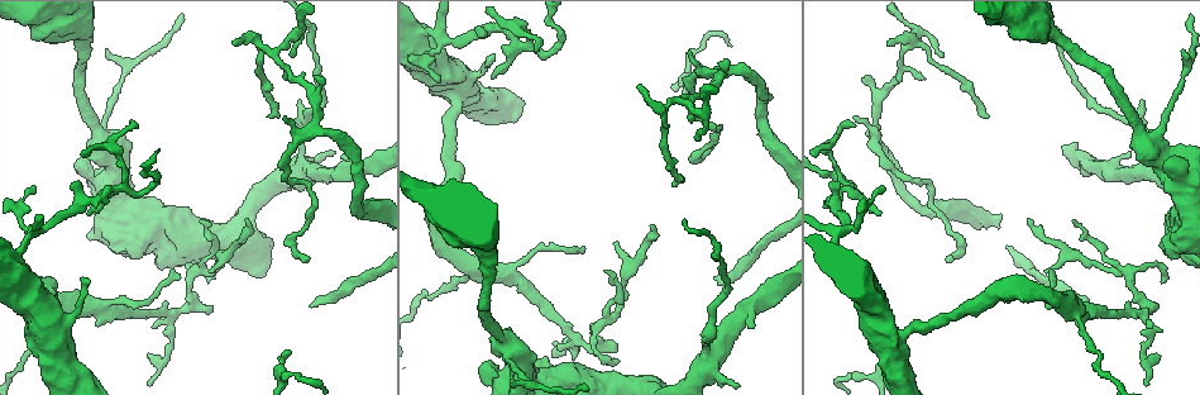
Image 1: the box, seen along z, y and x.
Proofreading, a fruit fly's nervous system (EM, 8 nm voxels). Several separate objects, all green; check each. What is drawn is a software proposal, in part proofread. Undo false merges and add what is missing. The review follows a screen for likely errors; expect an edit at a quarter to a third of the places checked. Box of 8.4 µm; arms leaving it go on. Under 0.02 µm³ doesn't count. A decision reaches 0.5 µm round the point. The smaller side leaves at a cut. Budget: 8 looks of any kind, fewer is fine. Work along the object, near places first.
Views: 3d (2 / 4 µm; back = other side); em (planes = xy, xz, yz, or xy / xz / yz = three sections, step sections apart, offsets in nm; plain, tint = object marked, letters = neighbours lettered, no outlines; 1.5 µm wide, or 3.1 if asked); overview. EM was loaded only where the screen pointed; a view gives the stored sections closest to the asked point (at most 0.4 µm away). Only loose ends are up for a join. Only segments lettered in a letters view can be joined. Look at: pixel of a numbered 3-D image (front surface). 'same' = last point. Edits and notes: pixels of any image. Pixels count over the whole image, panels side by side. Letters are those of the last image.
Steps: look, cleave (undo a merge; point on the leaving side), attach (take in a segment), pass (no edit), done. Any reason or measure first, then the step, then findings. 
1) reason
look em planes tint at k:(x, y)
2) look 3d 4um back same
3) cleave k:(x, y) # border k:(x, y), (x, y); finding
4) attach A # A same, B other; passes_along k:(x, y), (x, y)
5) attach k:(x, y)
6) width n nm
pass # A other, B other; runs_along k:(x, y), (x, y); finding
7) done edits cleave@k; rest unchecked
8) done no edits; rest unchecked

abrupt turn
look 3d 4um back at 1:(902, 339)

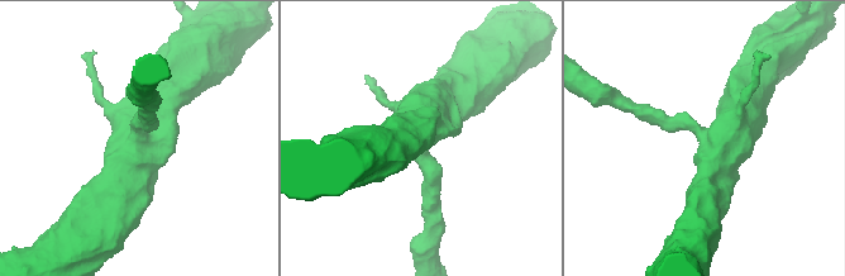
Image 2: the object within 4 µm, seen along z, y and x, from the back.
look em planes plain at 2:(137, 138)

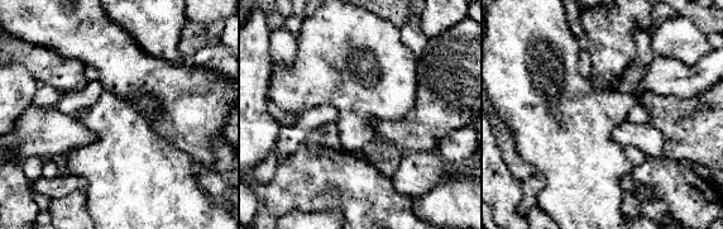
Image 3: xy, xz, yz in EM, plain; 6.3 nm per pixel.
look em planes letters same

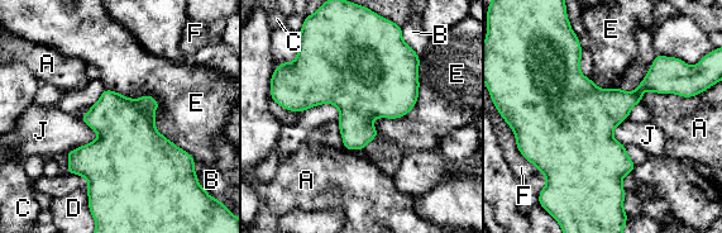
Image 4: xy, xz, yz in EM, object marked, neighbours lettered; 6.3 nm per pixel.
pass # A other, B other, C other, D other, E other, F other, J other; border 4:(105, 88), (151, 95), (192, 157); continuous, no second neuron

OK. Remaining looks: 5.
three-way junction
look em planes tint at 1:(530, 47)

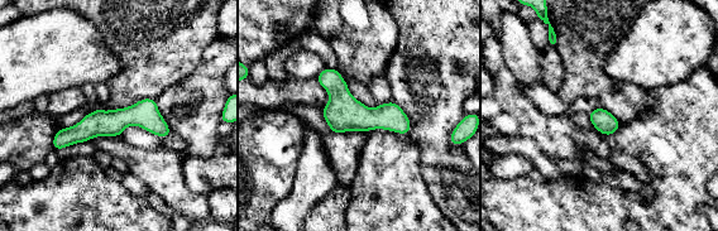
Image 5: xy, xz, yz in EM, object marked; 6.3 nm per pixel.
look em planes letters same

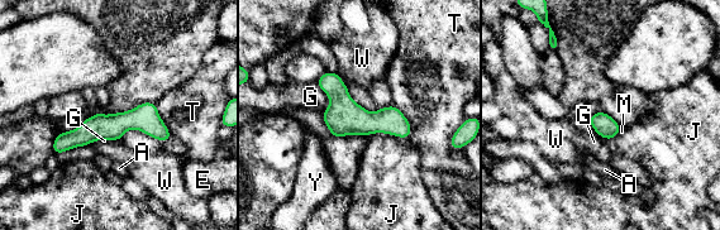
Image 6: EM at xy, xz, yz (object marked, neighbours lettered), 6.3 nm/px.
pass # A other, E other, G other, J other, M other, T other, W other, Y other; border 6:(370, 134), (389, 133), (408, 138); one neuron here

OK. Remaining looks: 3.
thin end
look em planes plain at 1:(269, 118)

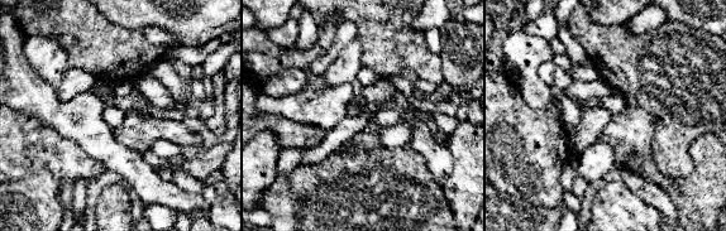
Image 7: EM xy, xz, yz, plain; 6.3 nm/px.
what lies round it
look em planes letters same

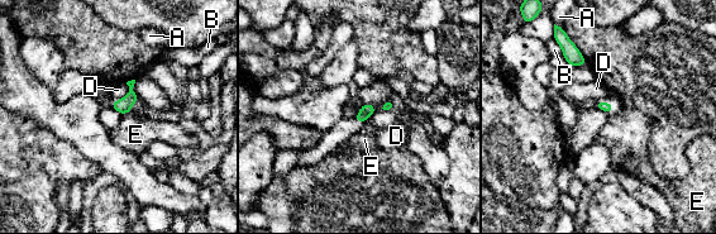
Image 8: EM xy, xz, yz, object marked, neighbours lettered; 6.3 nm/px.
pass # A other, B other, D other, E other; border 8:(130, 111), (122, 115); no lettered segment goes on from it

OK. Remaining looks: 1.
done no edits; rest unchecked

